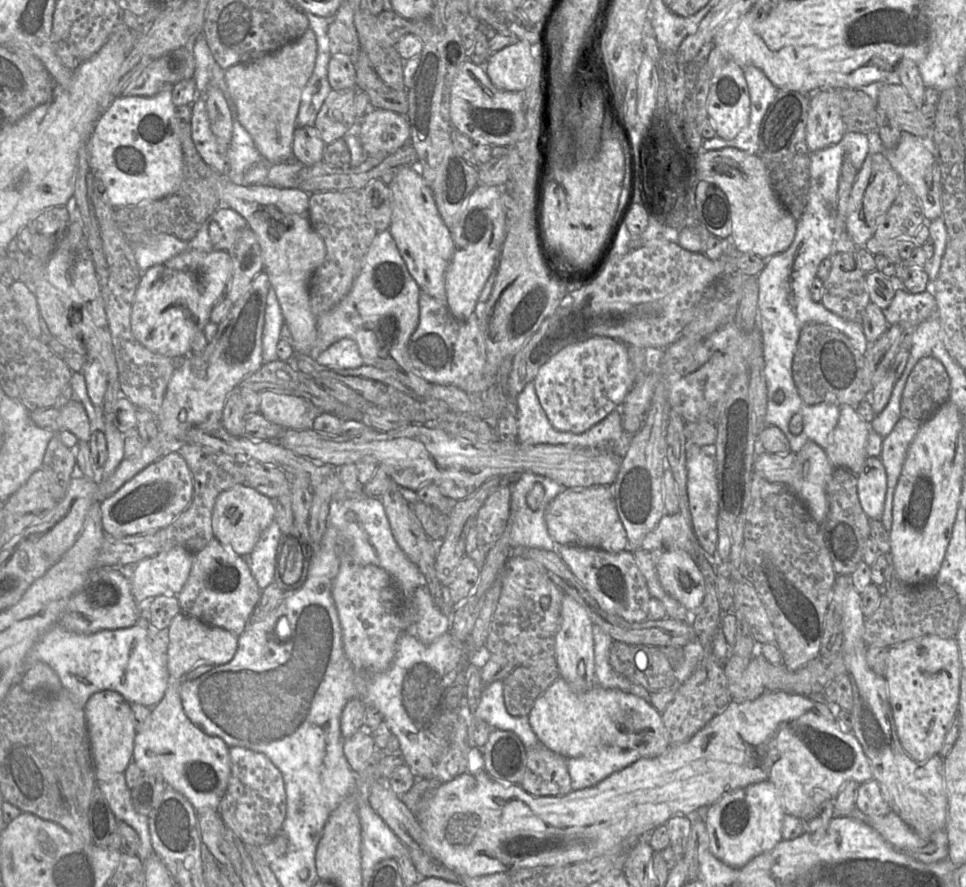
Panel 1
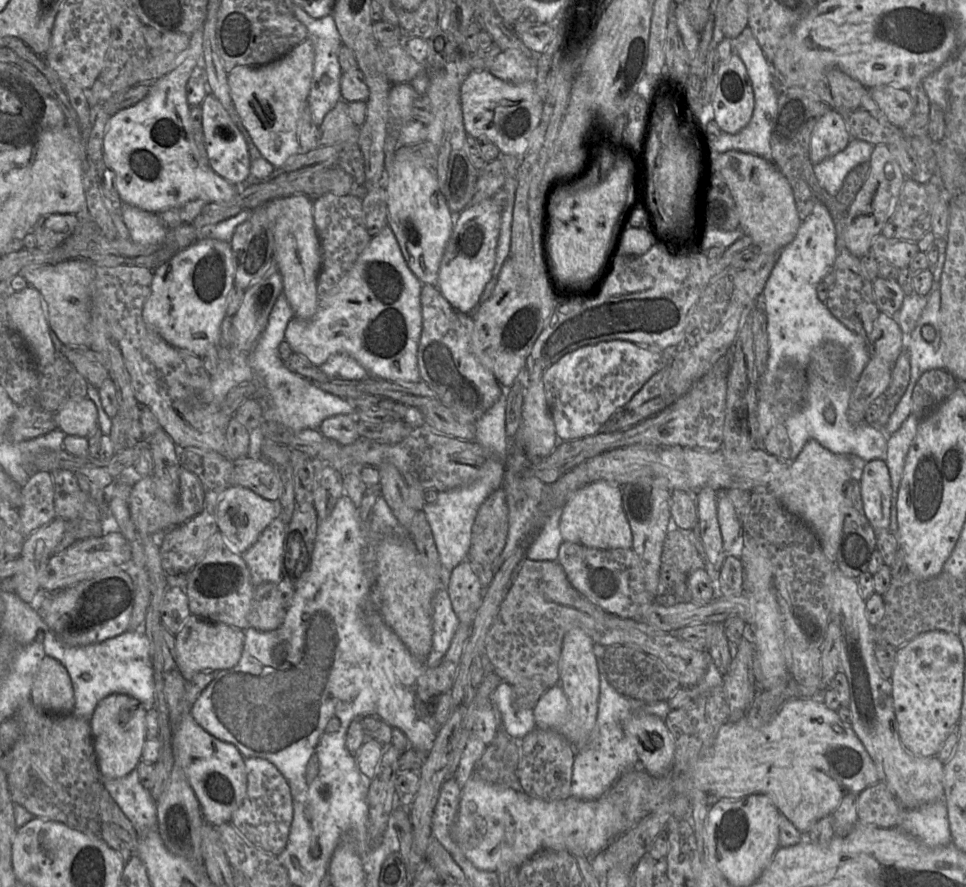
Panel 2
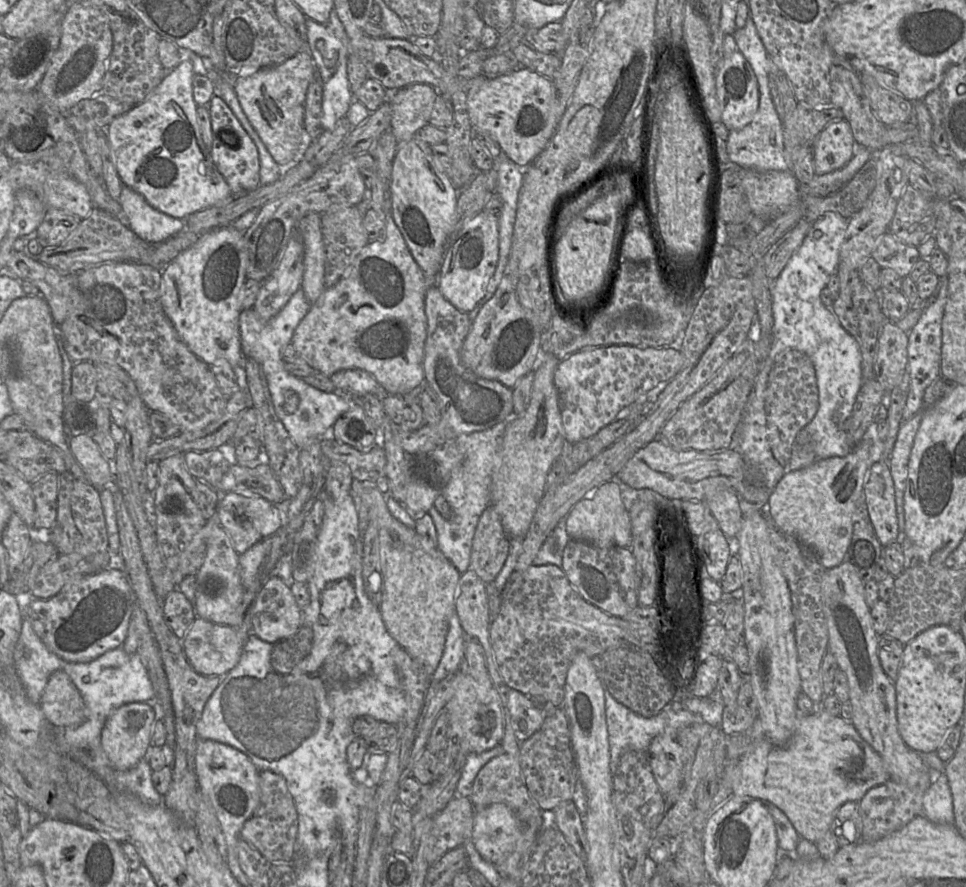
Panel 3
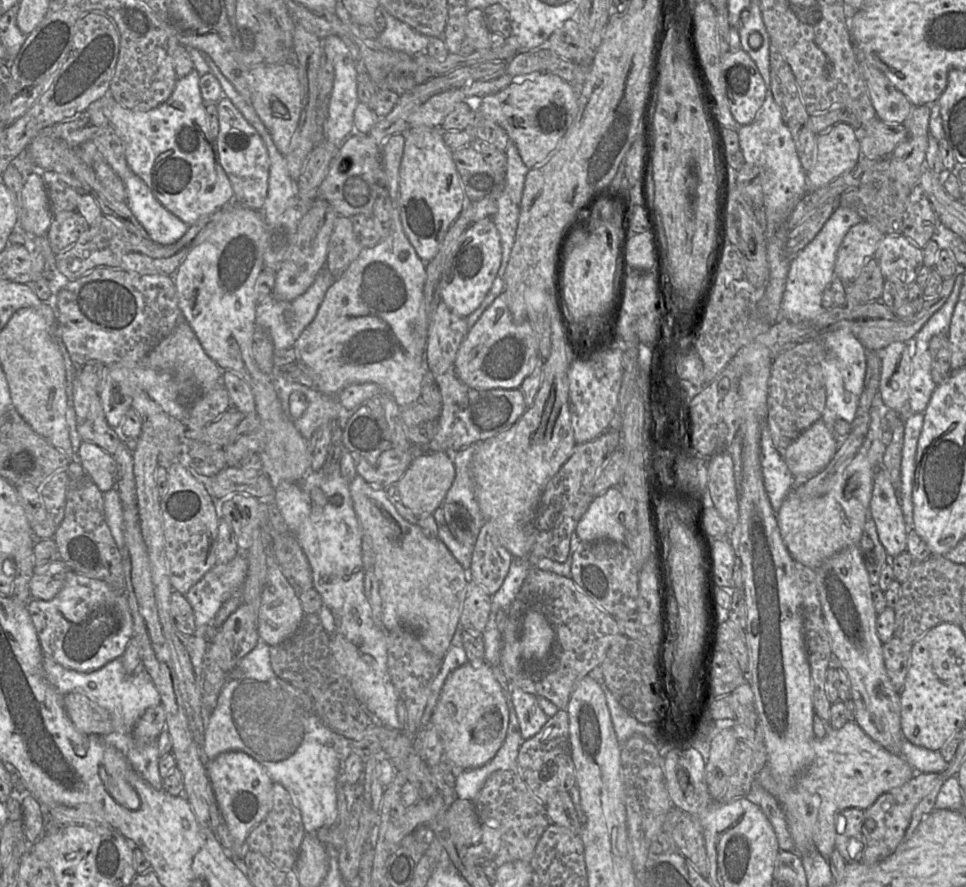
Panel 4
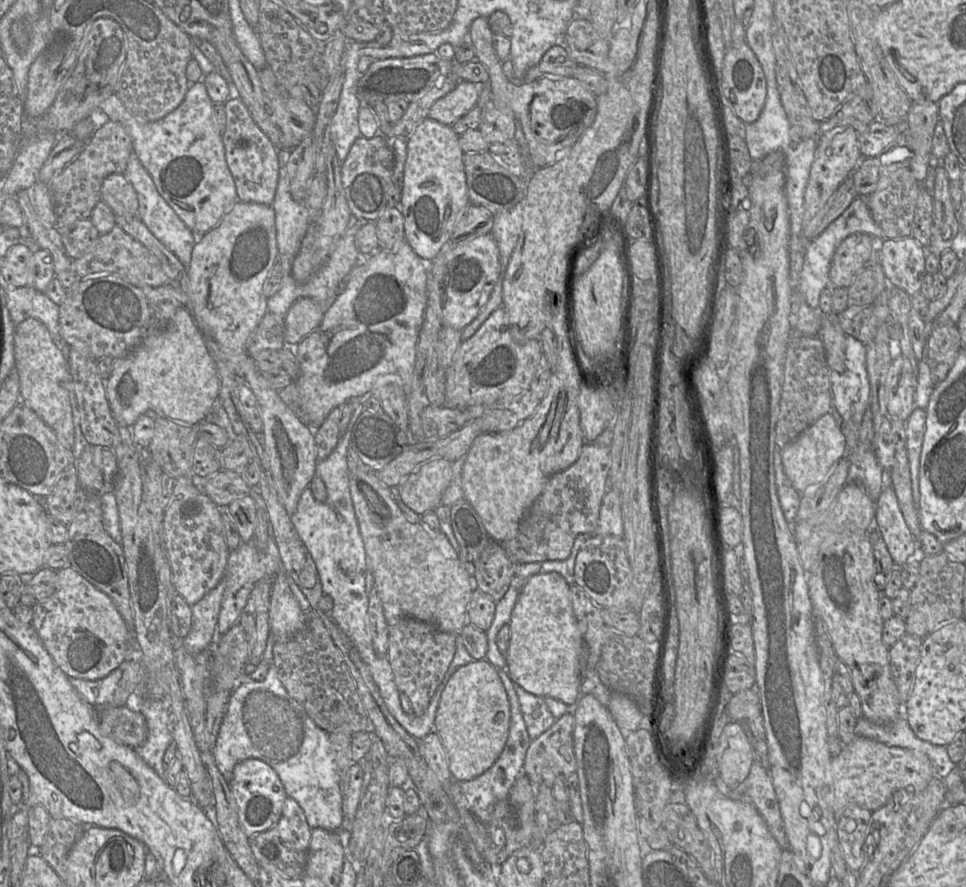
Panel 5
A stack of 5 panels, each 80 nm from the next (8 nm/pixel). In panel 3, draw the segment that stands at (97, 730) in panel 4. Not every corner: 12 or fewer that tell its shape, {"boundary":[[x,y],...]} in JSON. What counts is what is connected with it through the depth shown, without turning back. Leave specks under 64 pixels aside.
{"boundary":[[62,670],[39,703],[53,726],[86,719],[84,700]]}

